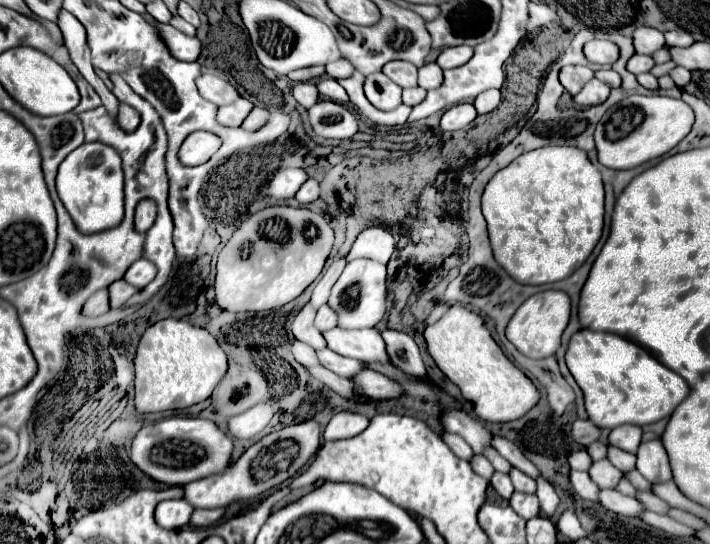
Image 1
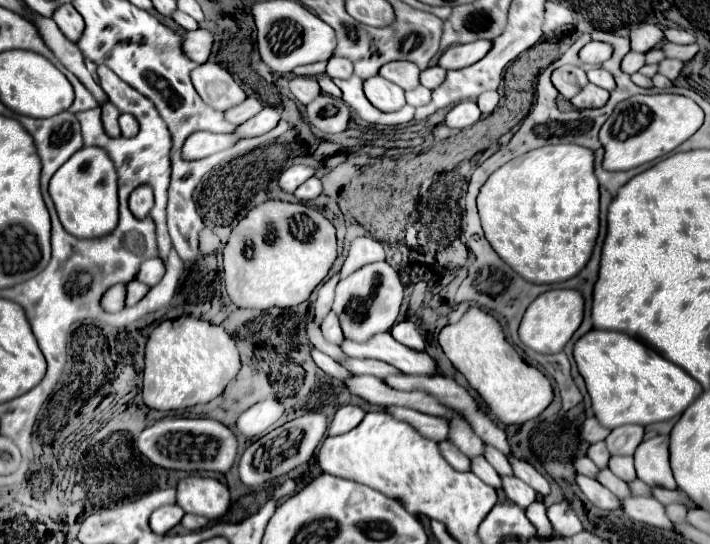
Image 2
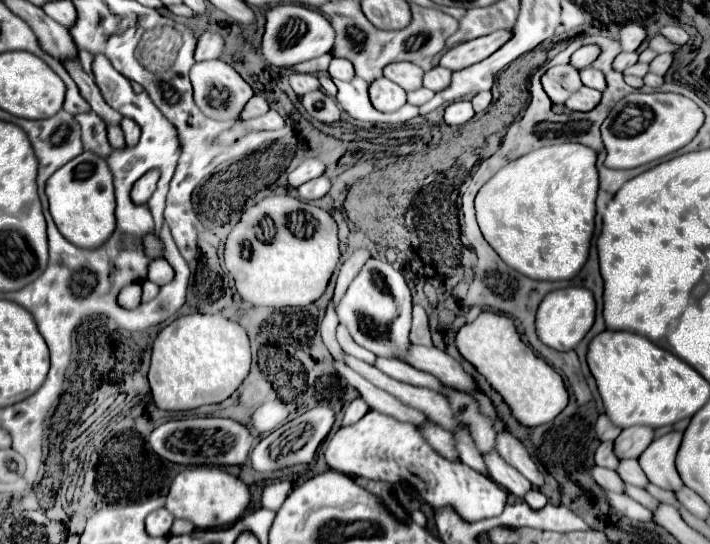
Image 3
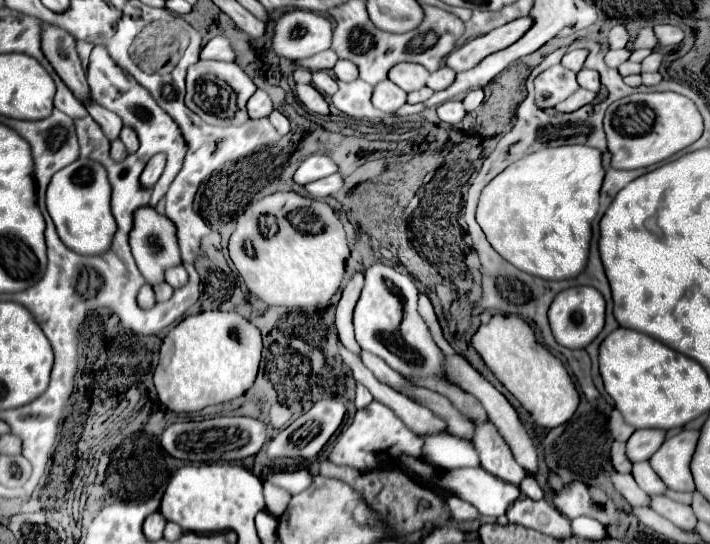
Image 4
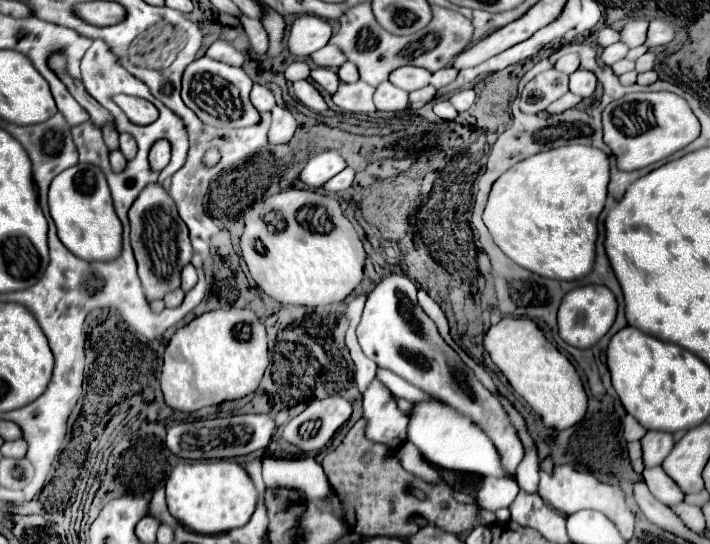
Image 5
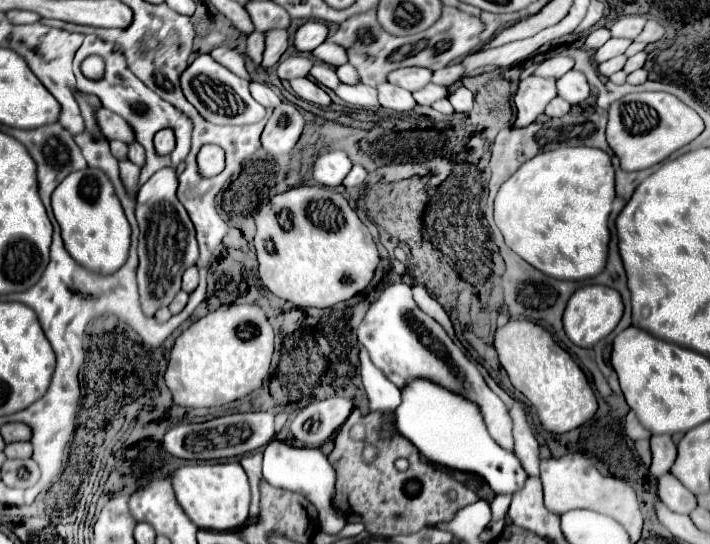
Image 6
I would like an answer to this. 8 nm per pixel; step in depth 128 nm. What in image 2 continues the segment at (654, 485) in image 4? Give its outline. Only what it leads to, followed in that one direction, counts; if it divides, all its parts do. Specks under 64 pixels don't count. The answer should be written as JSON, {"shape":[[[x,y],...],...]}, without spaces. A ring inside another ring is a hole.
{"shape":[[[612,456],[608,468],[610,468],[612,472],[616,472],[616,476],[622,478],[624,482],[632,482],[632,480],[636,480],[636,472],[634,472],[632,456]]]}

